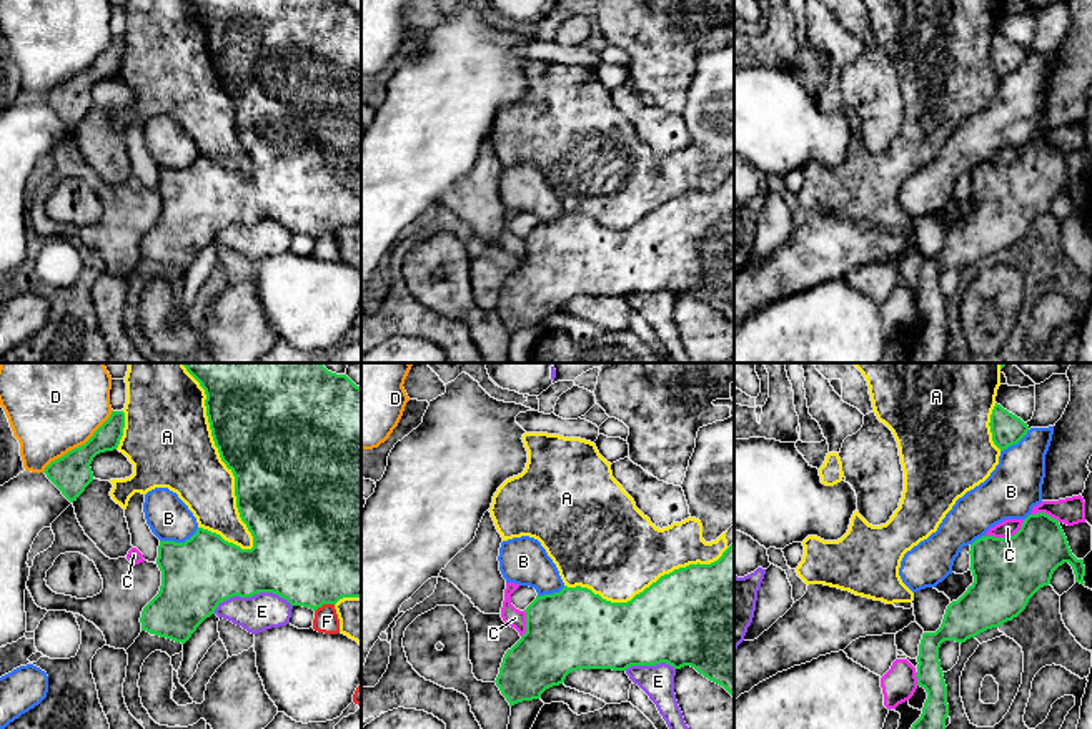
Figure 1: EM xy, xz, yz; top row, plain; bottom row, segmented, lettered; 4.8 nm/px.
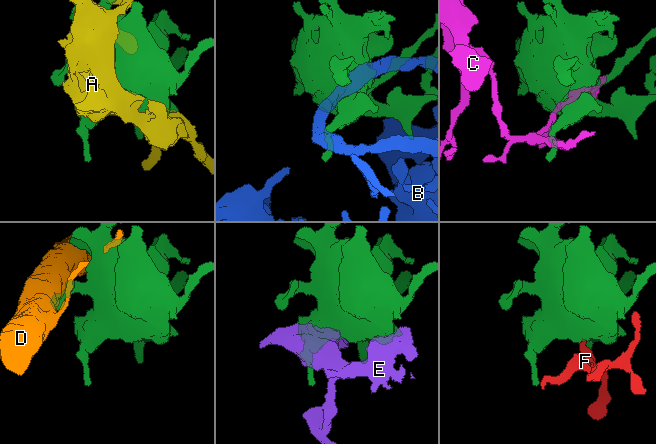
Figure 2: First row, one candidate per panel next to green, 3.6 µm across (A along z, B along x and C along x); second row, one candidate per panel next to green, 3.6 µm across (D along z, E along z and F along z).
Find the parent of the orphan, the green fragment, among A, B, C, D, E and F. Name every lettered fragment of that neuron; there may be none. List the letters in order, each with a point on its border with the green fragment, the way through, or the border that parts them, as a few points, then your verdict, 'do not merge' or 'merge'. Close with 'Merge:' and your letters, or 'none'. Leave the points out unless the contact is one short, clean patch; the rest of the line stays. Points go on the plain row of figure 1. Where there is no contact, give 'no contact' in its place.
A: meets green in xy at (223, 89); do not merge
B: meets green in xy at (178, 170); merge
C: meets green in yz at (1006, 165); do not merge
D: meets green in xy at (79, 74); do not merge
E: meets green in xy at (250, 223); do not merge
F: meets green in xy at (323, 230); runs through xy (312, 180), (323, 230), (327, 248); merge
Merge: B, F

